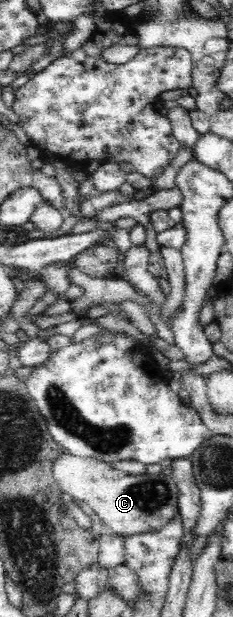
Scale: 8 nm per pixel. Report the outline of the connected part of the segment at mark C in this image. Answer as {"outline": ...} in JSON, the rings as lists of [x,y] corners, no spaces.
{"outline":[[[64,453],[52,463],[52,473],[64,493],[87,503],[102,519],[107,530],[123,536],[158,531],[179,511],[180,490],[174,480],[172,466],[164,466],[160,473],[130,475],[114,468],[111,463]]]}

